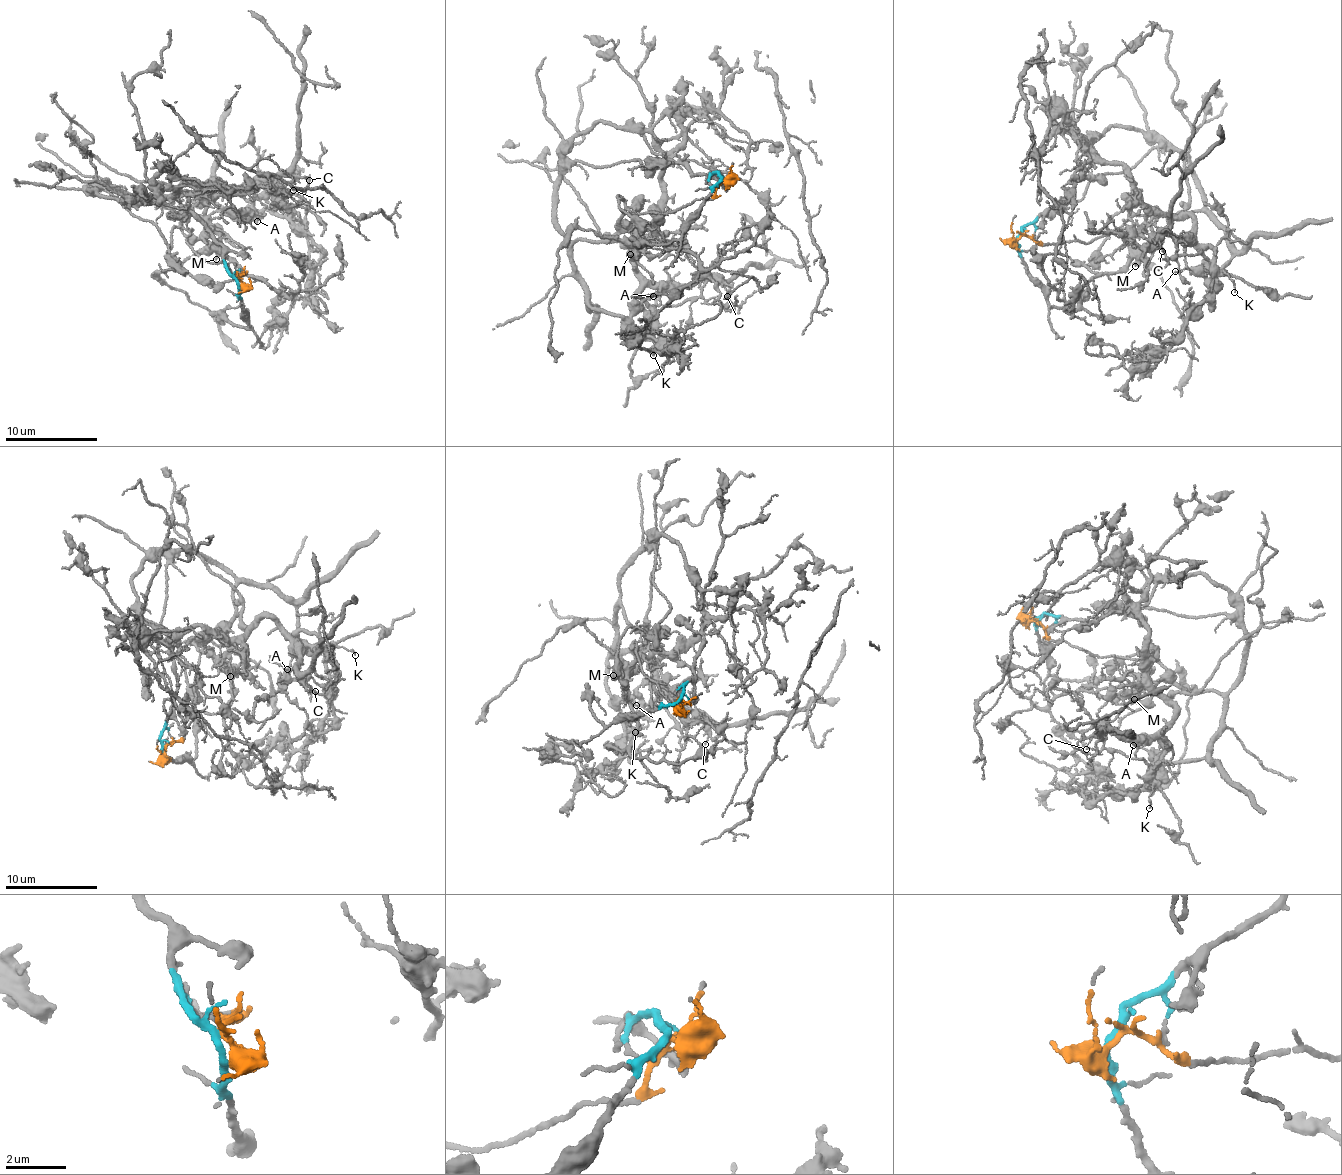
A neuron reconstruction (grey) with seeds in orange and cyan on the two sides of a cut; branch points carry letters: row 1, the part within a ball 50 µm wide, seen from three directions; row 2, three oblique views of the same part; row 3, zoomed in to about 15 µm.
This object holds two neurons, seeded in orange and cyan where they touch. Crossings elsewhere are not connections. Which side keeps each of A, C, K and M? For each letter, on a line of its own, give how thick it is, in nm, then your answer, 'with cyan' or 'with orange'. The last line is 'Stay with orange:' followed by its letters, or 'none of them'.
A: calibre 120 nm; with orange
C: calibre 90 nm; with cyan
K: calibre 100 nm; with orange
M: calibre 300 nm; with orange
Stay with orange: A, K, M

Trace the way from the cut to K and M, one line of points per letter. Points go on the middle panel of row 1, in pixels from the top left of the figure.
K: (722, 178), (709, 199), (632, 212), (616, 233), (569, 246), (589, 304), (641, 312), (654, 355)
M: (722, 178), (709, 199), (695, 199), (659, 215), (621, 217), (619, 224), (631, 233), (635, 254), (630, 254)

